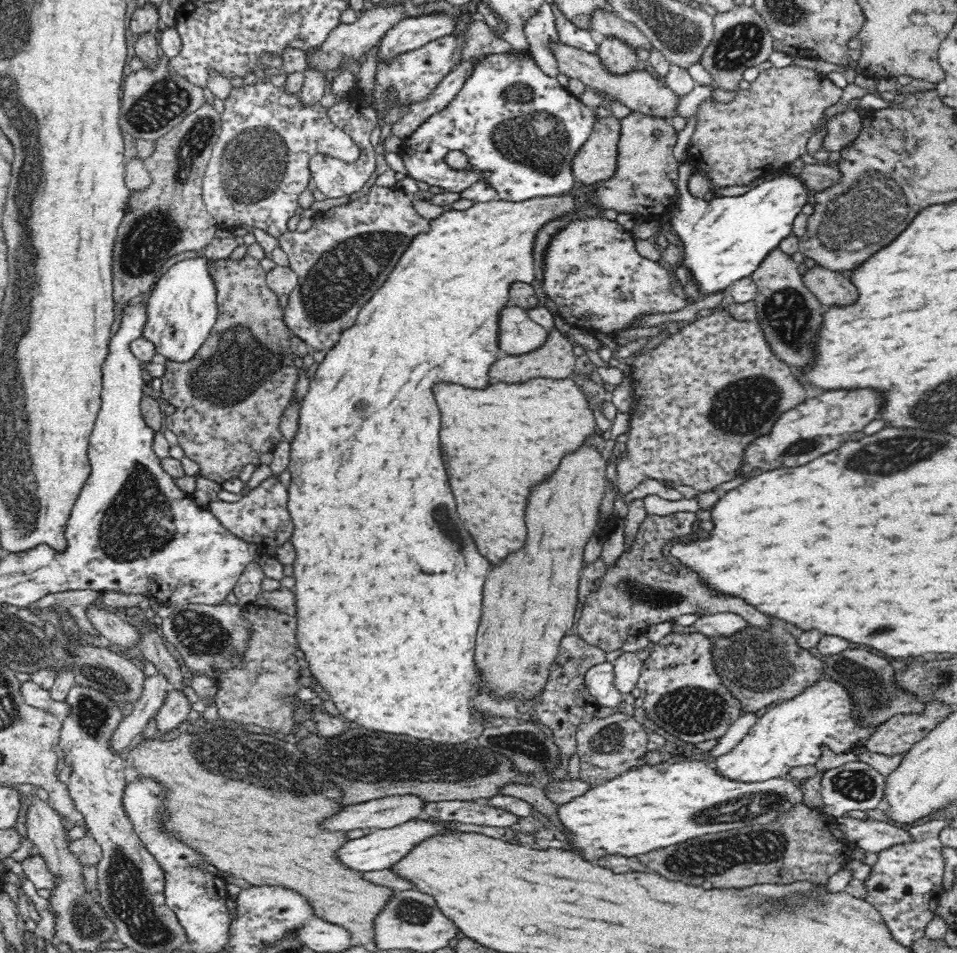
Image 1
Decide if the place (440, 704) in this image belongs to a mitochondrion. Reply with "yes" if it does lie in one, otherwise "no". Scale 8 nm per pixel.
no

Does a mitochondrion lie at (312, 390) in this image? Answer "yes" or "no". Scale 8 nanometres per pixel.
no

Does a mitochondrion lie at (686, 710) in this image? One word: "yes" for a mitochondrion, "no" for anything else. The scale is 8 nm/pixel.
yes

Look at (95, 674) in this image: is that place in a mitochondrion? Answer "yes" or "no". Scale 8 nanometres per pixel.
yes

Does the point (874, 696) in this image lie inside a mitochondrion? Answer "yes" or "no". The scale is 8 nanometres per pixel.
yes

